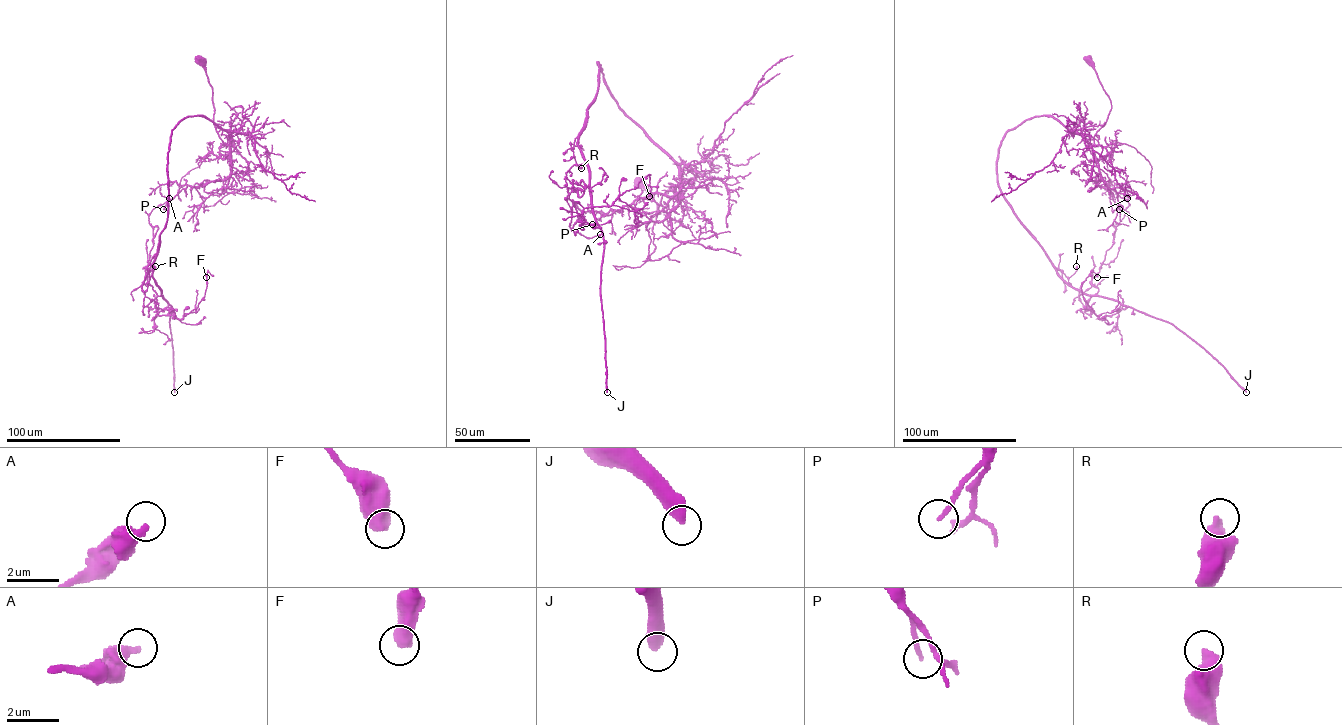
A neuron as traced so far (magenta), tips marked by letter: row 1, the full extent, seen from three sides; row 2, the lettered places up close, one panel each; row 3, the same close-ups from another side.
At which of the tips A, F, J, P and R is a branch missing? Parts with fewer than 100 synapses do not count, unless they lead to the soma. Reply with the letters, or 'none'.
J

